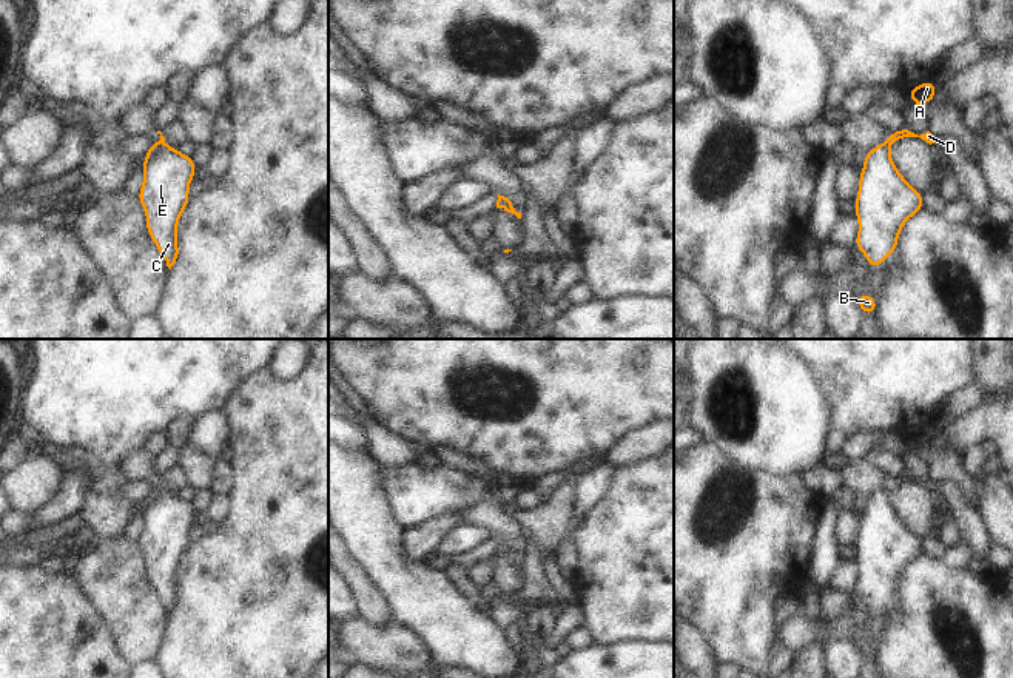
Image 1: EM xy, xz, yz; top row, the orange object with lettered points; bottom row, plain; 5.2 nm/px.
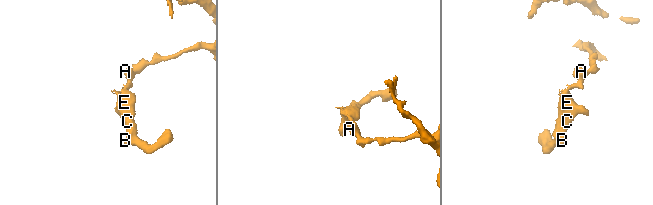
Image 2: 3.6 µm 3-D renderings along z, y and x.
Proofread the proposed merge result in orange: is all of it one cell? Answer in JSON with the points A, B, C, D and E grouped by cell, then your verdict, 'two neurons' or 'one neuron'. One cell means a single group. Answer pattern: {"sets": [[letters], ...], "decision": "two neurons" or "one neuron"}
{"sets": [["A", "D"], ["B", "C", "E"]], "decision": "two neurons"}

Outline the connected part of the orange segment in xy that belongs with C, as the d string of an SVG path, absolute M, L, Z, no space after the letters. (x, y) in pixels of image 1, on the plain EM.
M151 488L145 504L137 544L146 559L146 576L171 615L179 604L177 569L190 547L196 510L191 501L167 488Z

